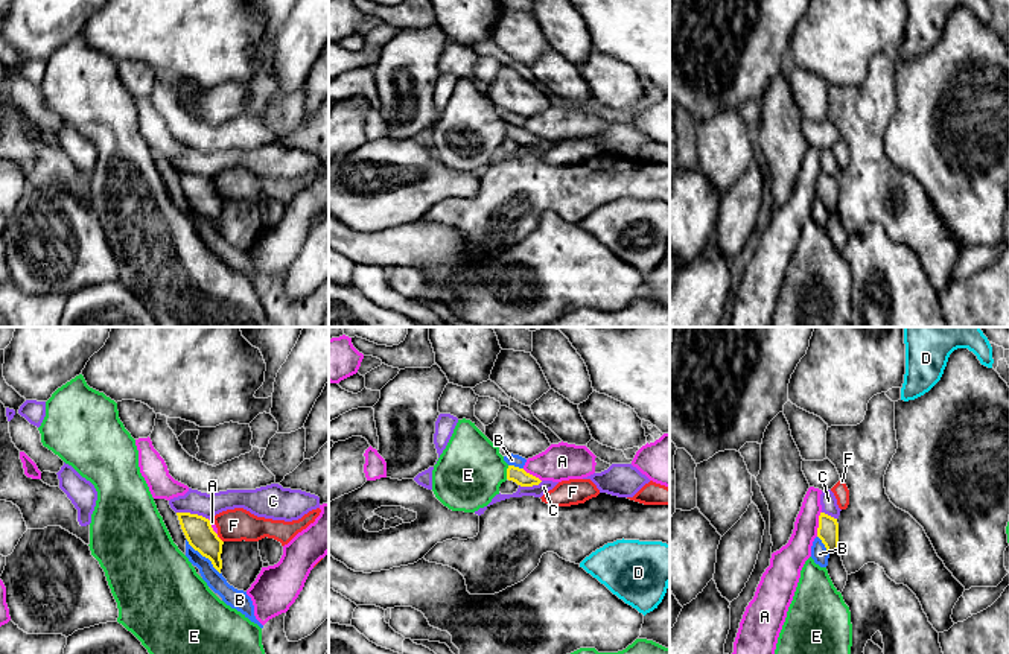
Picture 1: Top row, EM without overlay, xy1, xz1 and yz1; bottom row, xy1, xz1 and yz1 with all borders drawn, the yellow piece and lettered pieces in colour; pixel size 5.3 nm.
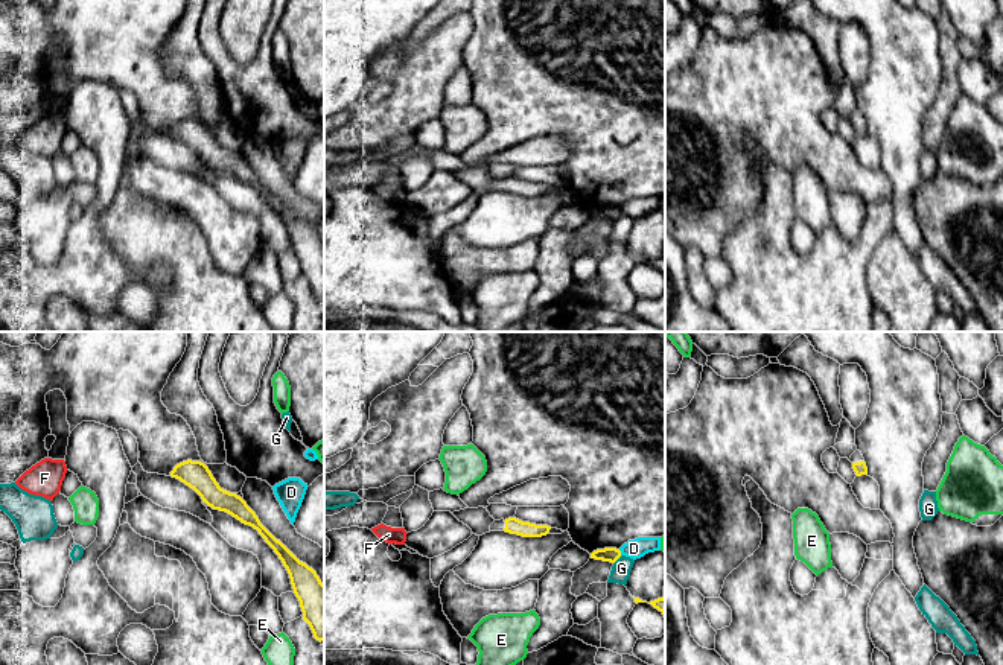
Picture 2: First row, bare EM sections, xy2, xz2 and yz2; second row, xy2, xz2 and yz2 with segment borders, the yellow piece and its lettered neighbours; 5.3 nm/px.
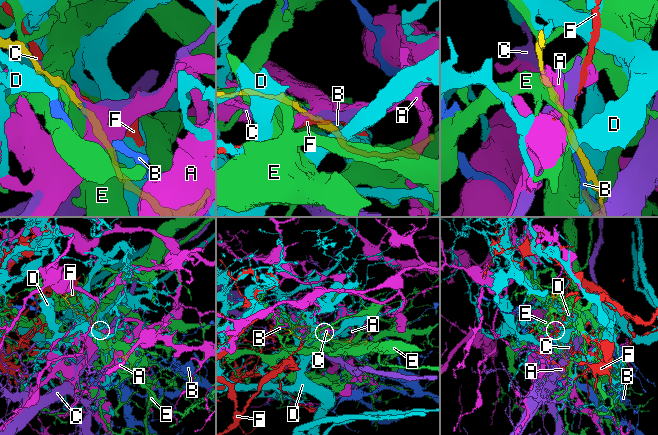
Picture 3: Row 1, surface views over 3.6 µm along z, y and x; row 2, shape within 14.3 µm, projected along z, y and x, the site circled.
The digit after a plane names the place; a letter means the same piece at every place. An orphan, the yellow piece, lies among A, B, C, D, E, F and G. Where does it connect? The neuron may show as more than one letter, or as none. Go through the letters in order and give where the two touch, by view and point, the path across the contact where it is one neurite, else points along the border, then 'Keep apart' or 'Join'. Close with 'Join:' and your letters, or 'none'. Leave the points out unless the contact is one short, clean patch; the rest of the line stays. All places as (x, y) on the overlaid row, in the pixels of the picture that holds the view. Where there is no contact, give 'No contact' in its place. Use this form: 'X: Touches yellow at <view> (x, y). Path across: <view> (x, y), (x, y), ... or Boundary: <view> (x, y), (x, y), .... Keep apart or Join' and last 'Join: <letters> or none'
A: Touches yellow at yz1 (819, 523). Keep apart
B: Touches yellow at xy1 (204, 555). Keep apart
C: Touches yellow at xy1 (192, 514). Boundary: xy1 (177, 511), (197, 513), (207, 519). Keep apart
D: Touches yellow at xz2 (620, 553). Keep apart
E: Touches yellow at xz1 (507, 472). Keep apart
F: Touches yellow at xy1 (221, 540). Boundary: xy1 (218, 537), (222, 542). Keep apart
G: Touches yellow at xz2 (617, 559). Boundary: xz2 (621, 556), (614, 563). Keep apart
Join: none

